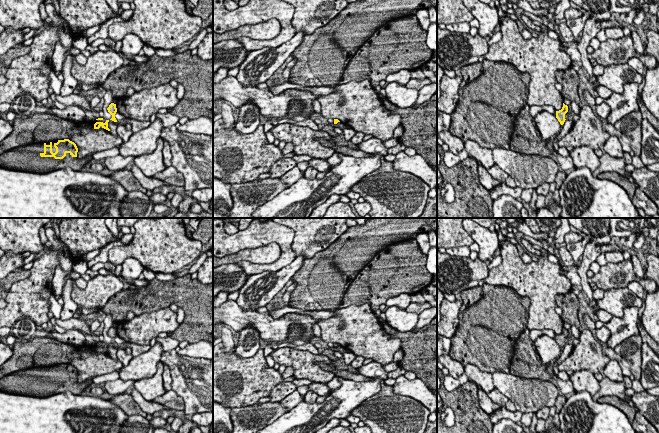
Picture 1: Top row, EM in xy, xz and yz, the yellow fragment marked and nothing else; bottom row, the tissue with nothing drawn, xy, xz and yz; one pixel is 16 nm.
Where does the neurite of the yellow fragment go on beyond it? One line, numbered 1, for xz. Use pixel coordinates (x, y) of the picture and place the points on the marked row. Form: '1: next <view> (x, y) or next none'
1: next none

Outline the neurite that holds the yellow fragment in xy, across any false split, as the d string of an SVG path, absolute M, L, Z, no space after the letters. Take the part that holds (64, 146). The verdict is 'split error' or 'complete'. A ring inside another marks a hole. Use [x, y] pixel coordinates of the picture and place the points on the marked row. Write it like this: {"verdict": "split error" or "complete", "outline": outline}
{"verdict": "split error", "outline": "M69 139L19 146L0 155L0 167L35 173L65 167L81 171L92 157L78 158L77 152L76 144Z"}

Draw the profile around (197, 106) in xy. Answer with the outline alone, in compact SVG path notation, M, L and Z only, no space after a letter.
M191 51L171 57L157 54L145 63L132 63L117 68L101 85L111 90L114 98L124 97L129 87L135 91L156 87L175 80L184 86L183 99L173 108L172 114L196 119L207 116L213 119L213 59L202 60Z

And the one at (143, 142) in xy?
M156 118L147 128L132 133L129 140L119 146L119 155L123 157L139 157L152 153L157 147L157 140L161 138L163 123Z

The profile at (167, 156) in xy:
M163 141L163 162L166 168L171 166L171 159L172 154L170 150L170 145L167 141Z

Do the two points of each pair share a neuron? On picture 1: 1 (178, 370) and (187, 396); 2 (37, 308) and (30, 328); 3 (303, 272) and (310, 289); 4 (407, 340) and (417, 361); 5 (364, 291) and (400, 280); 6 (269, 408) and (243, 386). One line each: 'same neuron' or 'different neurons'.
1: same neuron
2: different neurons
3: same neuron
4: same neuron
5: same neuron
6: different neurons

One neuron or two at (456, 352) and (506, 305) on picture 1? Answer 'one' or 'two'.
one

